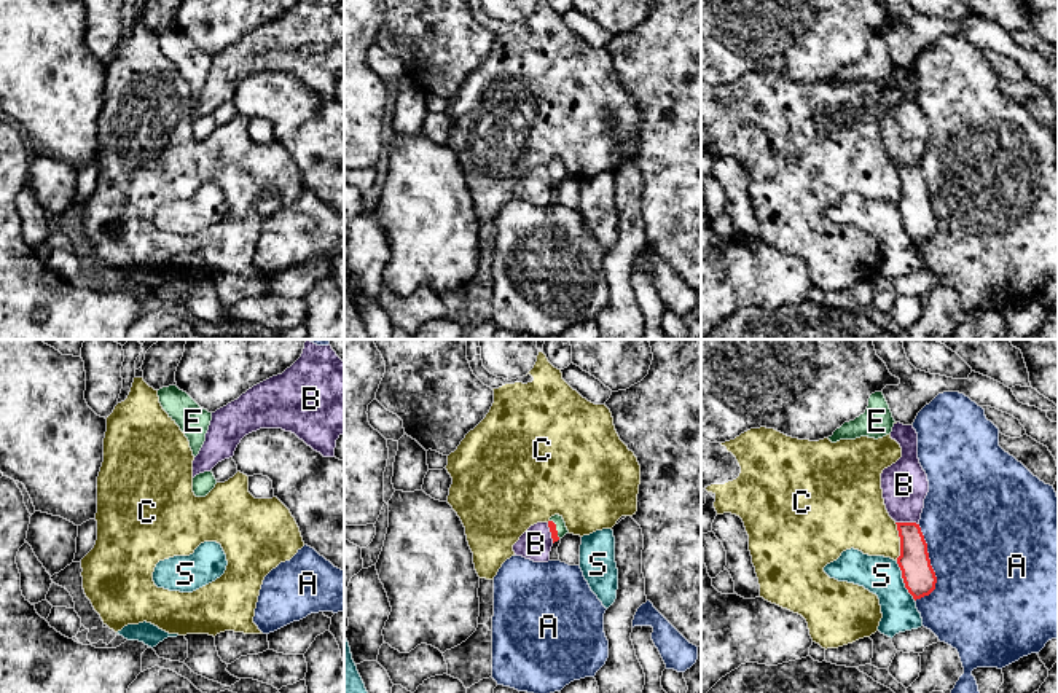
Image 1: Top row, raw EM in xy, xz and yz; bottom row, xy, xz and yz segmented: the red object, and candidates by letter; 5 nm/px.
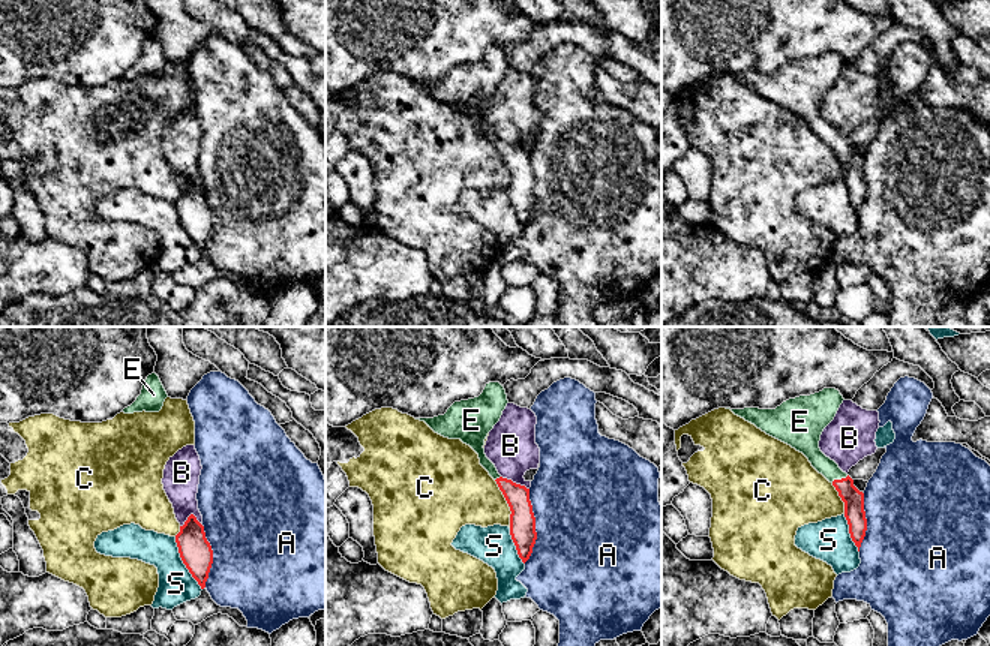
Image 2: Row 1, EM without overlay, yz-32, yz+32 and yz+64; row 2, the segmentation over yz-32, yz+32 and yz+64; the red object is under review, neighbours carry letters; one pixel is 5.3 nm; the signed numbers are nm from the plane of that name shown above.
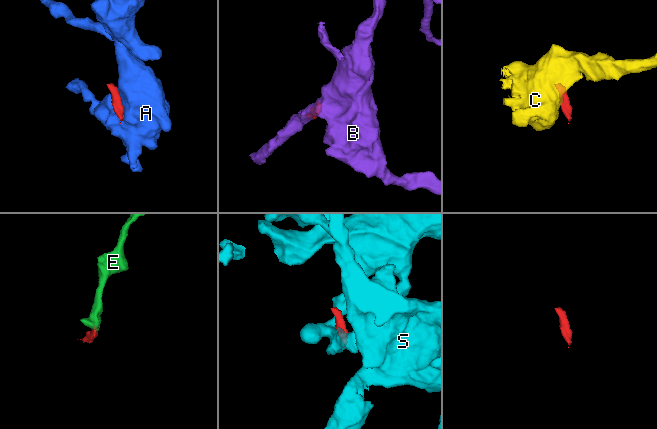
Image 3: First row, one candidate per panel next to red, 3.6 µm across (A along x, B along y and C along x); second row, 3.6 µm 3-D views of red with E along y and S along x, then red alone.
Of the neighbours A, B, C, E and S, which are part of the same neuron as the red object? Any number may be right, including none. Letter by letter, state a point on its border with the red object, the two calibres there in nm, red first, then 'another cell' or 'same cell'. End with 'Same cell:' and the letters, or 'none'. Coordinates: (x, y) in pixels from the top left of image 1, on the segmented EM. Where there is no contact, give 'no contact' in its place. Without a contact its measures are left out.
A: meets red in yz at (931, 566); 160 nm thick on the red side, 500 nm on the other; another cell
B: meets red in yz at (907, 523); 160 nm thick on the red side, 220 nm on the other; another cell
C: meets red in yz at (901, 542); 160 nm thick on the red side, 300 nm on the other; another cell
E: meets red in xz at (555, 529); 40 nm thick on the red side, 50 nm on the other; same cell
S: meets red in yz at (904, 580); 160 nm thick on the red side, 190 nm on the other; another cell
Same cell: E

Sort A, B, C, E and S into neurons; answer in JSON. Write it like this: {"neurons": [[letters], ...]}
{"neurons": [["A"], ["B"], ["C"], ["E"], ["S"]]}

